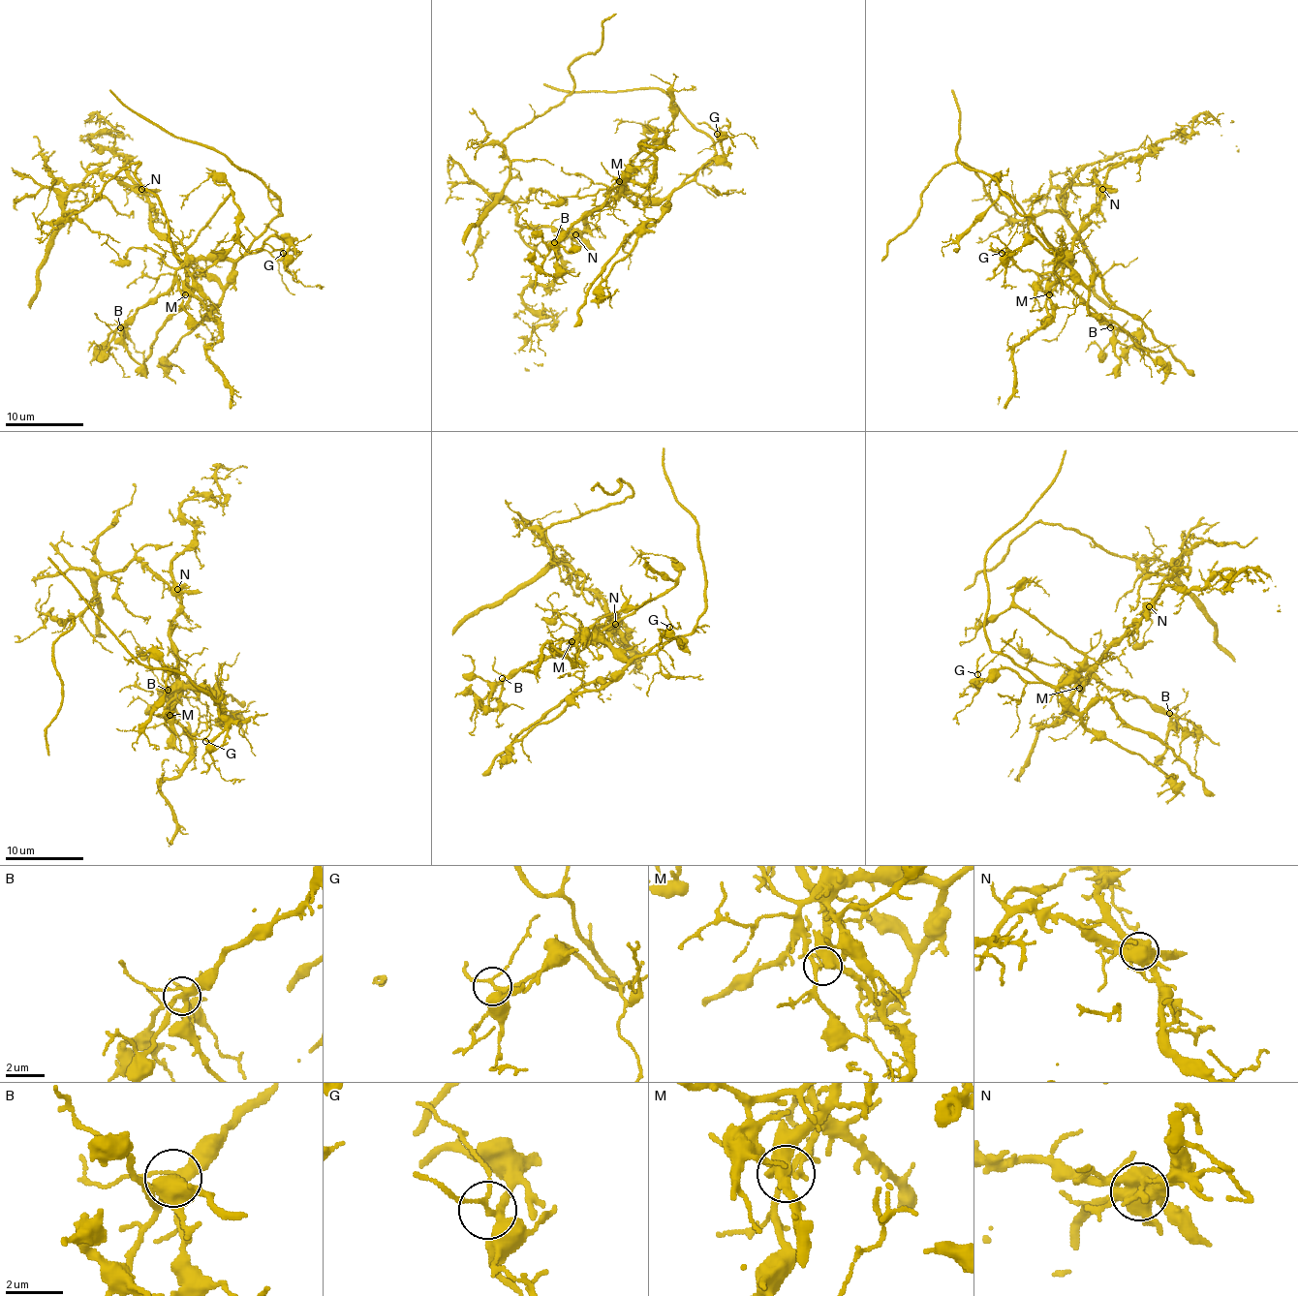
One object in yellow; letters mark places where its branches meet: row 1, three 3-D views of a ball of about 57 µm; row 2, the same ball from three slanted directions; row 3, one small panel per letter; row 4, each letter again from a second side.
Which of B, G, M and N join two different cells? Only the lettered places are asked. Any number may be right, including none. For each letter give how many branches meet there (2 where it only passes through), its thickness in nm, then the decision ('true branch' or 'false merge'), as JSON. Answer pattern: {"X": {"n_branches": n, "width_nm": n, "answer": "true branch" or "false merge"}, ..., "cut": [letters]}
{"B": {"n_branches": 6, "width_nm": 340, "answer": "true branch"}, "G": {"n_branches": 4, "width_nm": 170, "answer": "true branch"}, "M": {"n_branches": 5, "width_nm": 360, "answer": "false merge"}, "N": {"n_branches": 7, "width_nm": 650, "answer": "false merge"}, "cut": ["M", "N"]}

